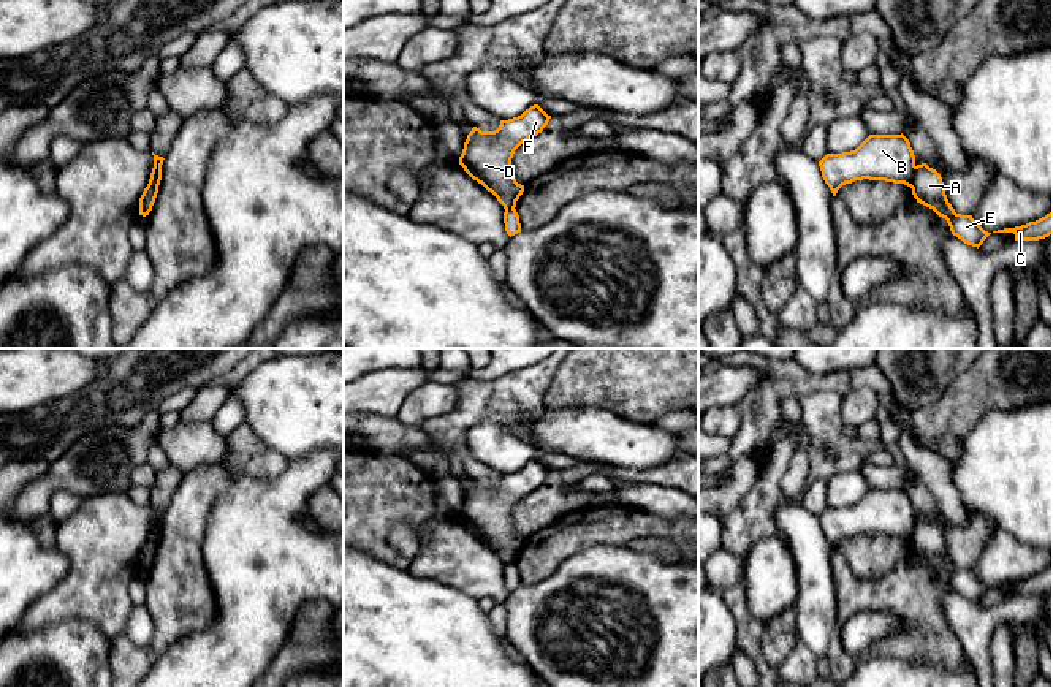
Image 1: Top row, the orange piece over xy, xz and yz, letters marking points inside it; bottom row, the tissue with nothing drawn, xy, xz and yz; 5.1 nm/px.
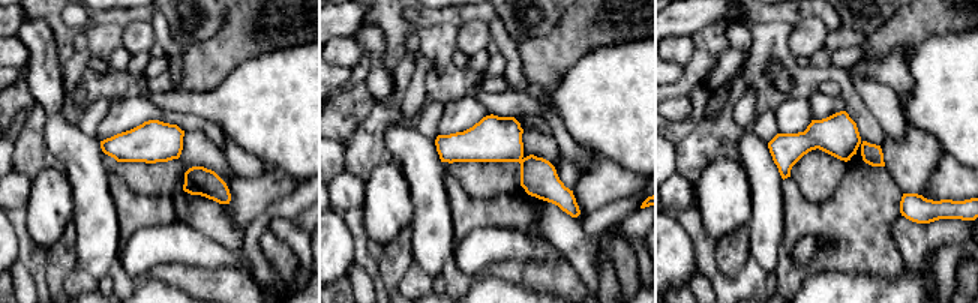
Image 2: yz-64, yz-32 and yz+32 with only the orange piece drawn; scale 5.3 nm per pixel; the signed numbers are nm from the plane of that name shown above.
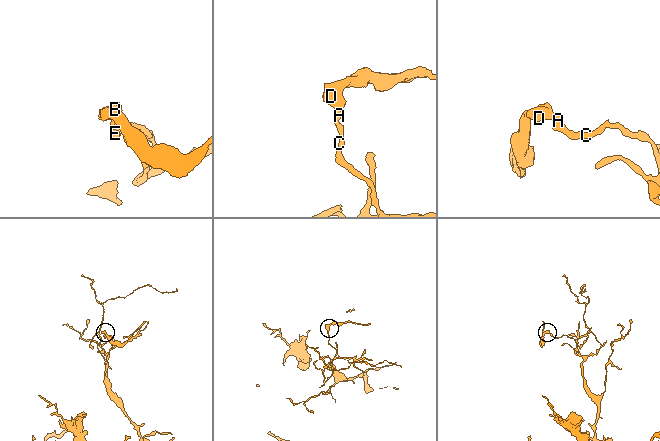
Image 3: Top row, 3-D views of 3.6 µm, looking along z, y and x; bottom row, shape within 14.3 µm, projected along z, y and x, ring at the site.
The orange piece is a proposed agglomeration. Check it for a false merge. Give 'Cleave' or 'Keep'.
Cleave

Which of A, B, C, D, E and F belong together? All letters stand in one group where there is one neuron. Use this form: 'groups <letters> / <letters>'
groups A C E / B D F

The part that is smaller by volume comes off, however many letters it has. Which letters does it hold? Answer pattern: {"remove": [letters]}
{"remove": ["B", "D", "F"]}

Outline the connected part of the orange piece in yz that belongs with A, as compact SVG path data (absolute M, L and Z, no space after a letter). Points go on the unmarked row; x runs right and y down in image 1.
M926 518L915 521L910 543L917 557L933 564L939 571L945 573L952 589L961 594L964 598L979 603L991 589L985 586L972 573L972 570L961 570L955 567L947 554L941 529Z

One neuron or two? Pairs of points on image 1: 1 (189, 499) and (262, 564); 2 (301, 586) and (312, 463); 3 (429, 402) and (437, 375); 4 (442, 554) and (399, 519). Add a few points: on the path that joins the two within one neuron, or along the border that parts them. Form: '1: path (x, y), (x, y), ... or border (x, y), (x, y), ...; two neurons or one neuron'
1: border (230, 486), (217, 499), (211, 512), (201, 554); two neurons
2: path (288, 556), (288, 493); one neuron
3: border (429, 380), (455, 385); two neurons
4: border (429, 518), (417, 527), (418, 553), (407, 569); two neurons

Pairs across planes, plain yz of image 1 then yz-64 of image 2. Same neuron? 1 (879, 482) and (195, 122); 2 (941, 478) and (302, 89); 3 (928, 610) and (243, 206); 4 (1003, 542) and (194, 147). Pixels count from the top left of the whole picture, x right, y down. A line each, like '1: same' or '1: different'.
1: different
2: different
3: different
4: same

